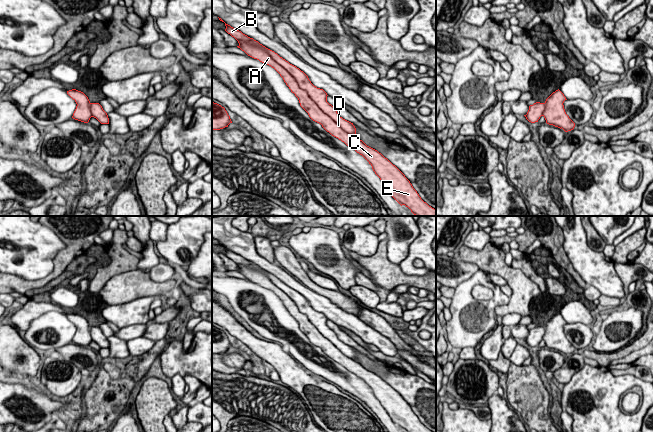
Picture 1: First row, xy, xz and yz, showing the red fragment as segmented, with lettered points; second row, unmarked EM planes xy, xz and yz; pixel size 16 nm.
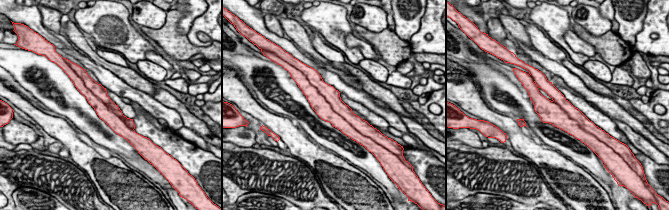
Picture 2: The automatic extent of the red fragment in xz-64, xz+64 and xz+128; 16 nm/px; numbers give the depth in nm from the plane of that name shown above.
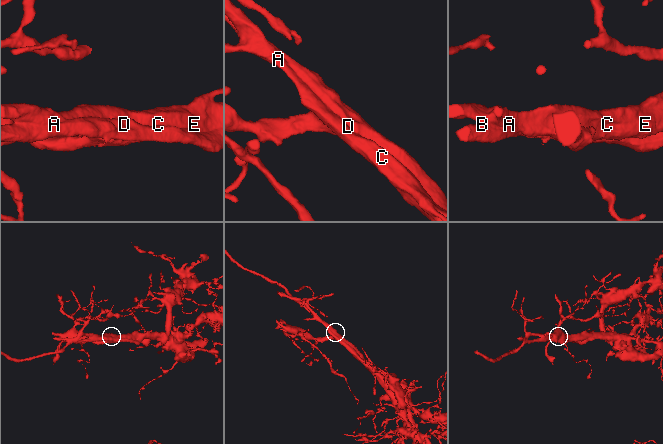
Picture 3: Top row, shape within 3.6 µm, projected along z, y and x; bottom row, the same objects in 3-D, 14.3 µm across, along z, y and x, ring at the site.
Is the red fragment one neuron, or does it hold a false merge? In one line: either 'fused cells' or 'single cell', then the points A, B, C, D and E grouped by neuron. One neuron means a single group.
single cell | A B C D E

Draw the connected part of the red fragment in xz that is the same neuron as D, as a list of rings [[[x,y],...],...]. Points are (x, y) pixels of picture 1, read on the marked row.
[[[225,23],[225,26],[225,31],[238,41],[238,48],[248,56],[271,66],[280,74],[313,121],[321,124],[332,136],[369,162],[375,174],[401,206],[408,207],[415,216],[436,216],[436,209],[421,199],[405,175],[381,153],[367,146],[356,136],[353,123],[339,116],[336,109],[327,102],[328,95],[323,89],[314,86],[303,71],[274,51],[230,25]]]

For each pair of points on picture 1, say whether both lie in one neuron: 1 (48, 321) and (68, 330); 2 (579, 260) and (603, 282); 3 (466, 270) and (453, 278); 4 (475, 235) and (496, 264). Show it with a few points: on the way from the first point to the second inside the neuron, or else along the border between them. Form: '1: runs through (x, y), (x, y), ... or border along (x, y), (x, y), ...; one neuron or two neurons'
1: runs through (53, 326), (58, 330), (63, 330); one neuron
2: runs through (585, 264), (597, 276); one neuron
3: runs through (463, 270), (456, 275); one neuron
4: border along (489, 241), (480, 250), (471, 249), (463, 245); two neurons

